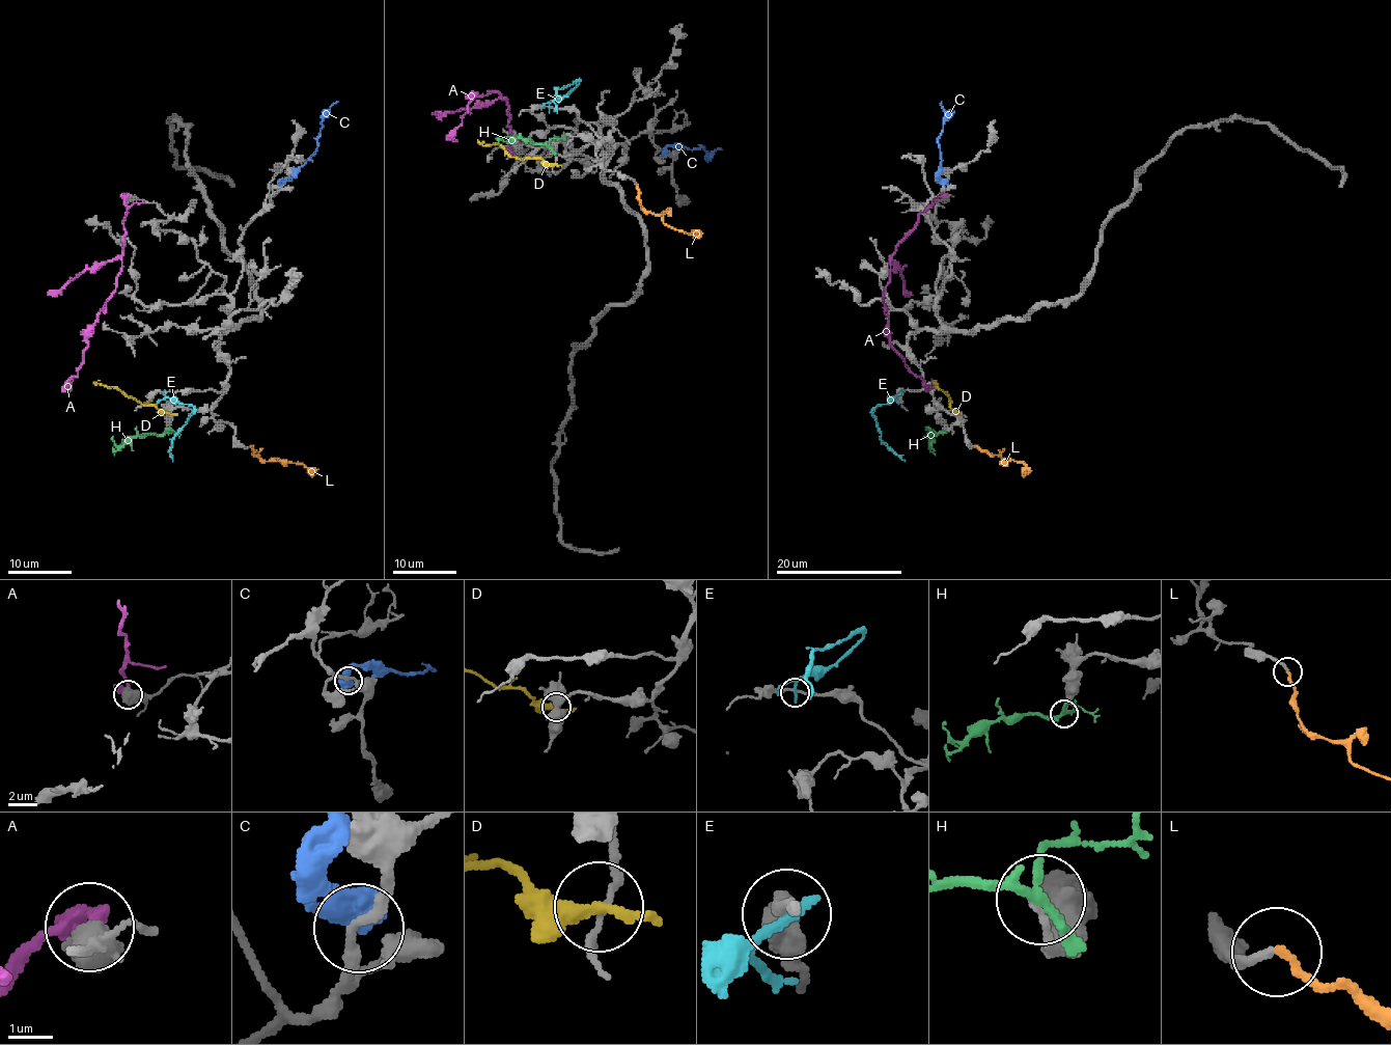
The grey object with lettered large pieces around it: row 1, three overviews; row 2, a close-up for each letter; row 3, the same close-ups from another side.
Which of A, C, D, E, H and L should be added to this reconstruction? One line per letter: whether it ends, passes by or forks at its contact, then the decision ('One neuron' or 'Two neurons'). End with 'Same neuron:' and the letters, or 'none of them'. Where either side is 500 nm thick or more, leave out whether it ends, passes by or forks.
A: Two neurons
C: Two neurons
D: It passes by. Two neurons
E: It passes by. Two neurons
H: It forks there. Two neurons
L: It ends there. One neuron
Same neuron: L

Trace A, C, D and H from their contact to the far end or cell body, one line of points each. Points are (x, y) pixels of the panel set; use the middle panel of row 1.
A: (510, 153), (506, 99), (498, 92), (471, 97), (462, 122), (452, 132), (456, 139)
C: (666, 153), (668, 146), (690, 149), (701, 146), (713, 153), (722, 149)
D: (554, 163), (546, 163), (540, 159), (518, 159), (498, 144), (483, 146), (477, 139)
H: (549, 146), (497, 138)

